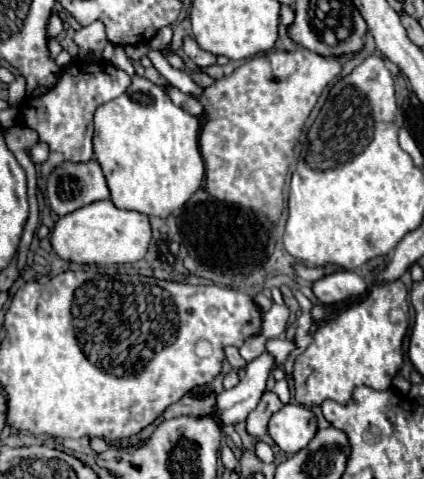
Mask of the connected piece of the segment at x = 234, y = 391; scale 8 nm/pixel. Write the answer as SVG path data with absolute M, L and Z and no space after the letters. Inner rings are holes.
M262 353L246 365L246 375L240 383L228 391L222 391L218 399L218 415L220 425L236 425L244 421L248 413L258 405L260 397L266 391L268 375L274 369L274 357L270 353Z

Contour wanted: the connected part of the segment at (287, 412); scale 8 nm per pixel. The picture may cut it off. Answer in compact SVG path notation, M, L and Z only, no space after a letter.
M296 403L284 405L276 415L272 415L268 433L274 443L288 455L304 449L316 435L318 421L312 409Z

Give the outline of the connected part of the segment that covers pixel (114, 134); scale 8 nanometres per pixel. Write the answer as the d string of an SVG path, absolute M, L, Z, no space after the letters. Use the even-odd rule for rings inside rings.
M108 43L104 47L102 57L106 63L112 63L114 67L124 69L132 79L132 85L126 89L124 95L100 105L94 115L94 157L106 175L106 181L112 193L110 199L114 201L118 209L132 209L148 217L166 219L168 215L178 211L202 187L204 161L202 161L200 145L198 145L200 121L188 115L184 109L176 107L162 87L154 85L146 77L140 77L134 71L130 59L126 57L120 45Z

